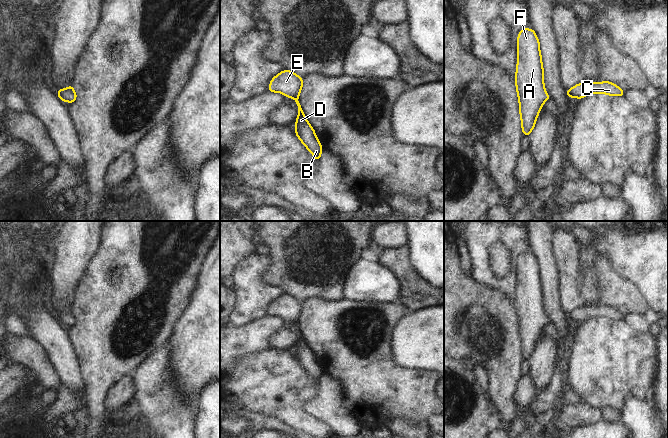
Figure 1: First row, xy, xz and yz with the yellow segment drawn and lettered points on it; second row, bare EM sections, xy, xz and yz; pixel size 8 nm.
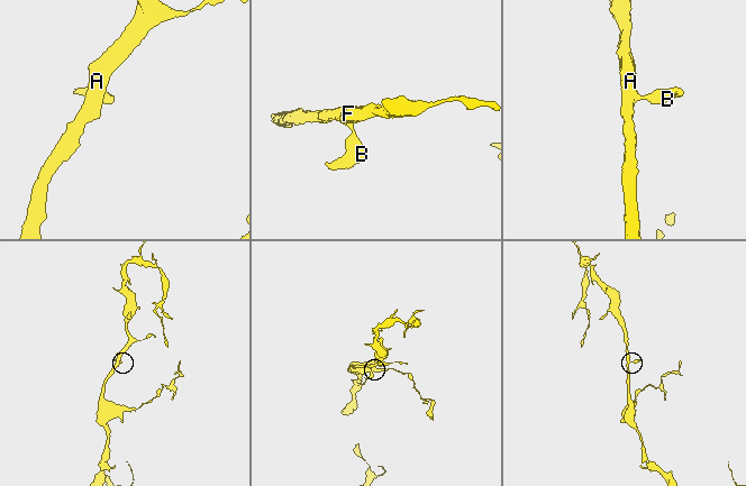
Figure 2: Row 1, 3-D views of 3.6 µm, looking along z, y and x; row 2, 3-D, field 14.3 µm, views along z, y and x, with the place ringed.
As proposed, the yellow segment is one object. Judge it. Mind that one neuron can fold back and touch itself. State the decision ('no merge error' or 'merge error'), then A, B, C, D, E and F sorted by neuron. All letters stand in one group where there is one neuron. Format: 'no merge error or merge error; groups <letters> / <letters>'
no merge error; groups A B C D E F

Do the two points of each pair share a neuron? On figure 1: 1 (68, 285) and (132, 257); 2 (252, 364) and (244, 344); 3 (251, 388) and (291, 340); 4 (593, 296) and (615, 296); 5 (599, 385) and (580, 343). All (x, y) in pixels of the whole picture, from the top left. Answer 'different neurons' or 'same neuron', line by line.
1: different neurons
2: different neurons
3: different neurons
4: different neurons
5: same neuron

